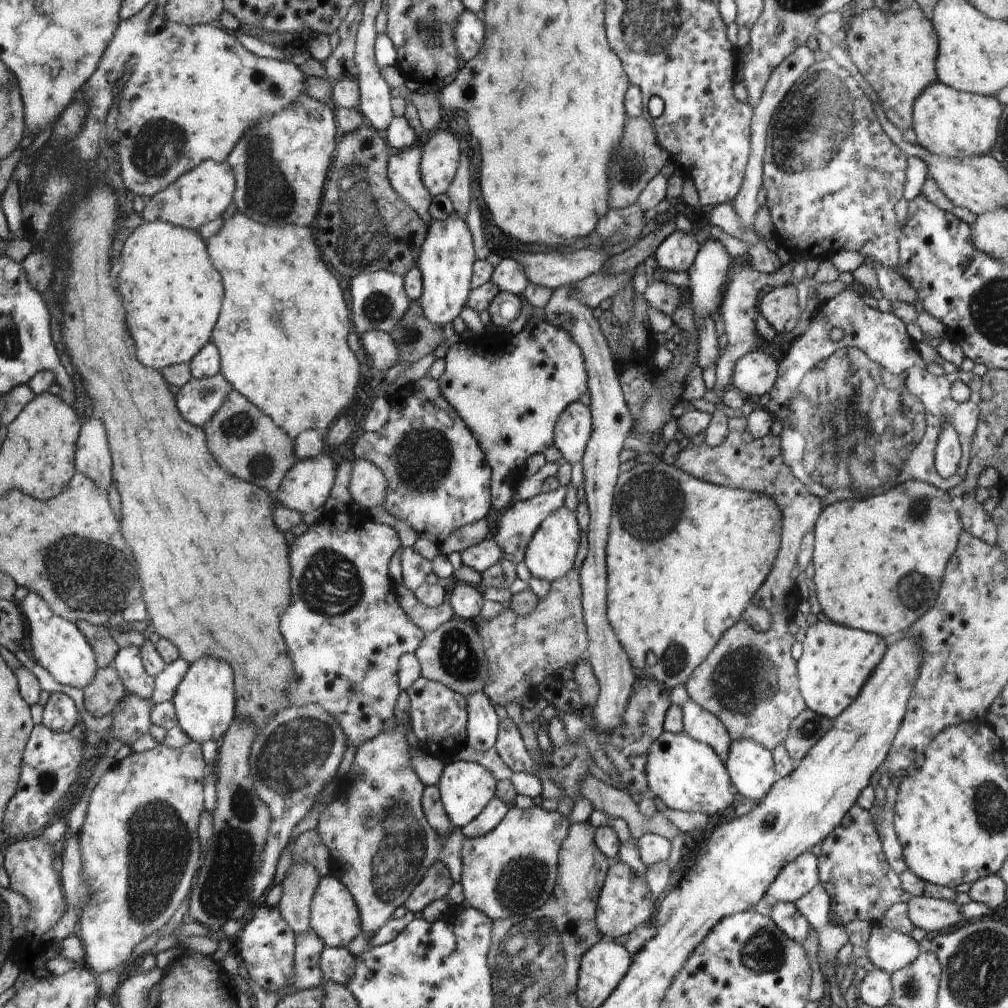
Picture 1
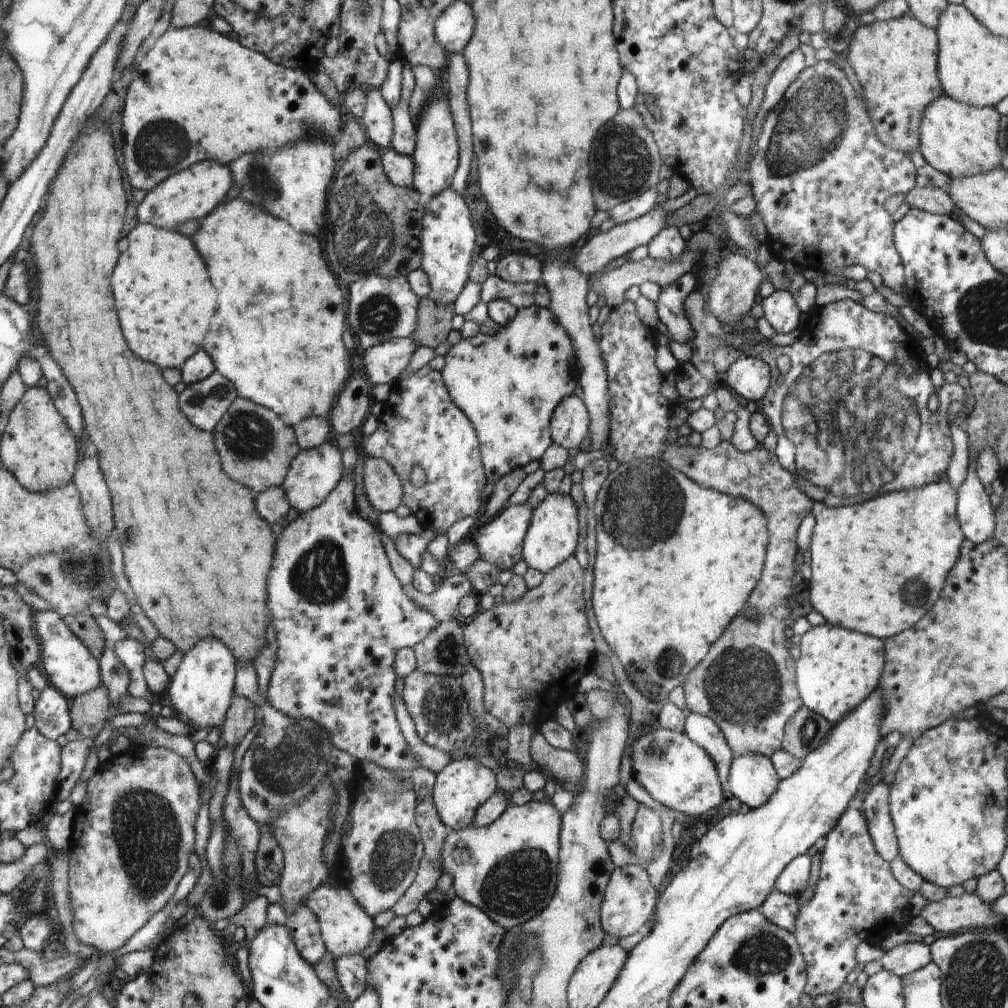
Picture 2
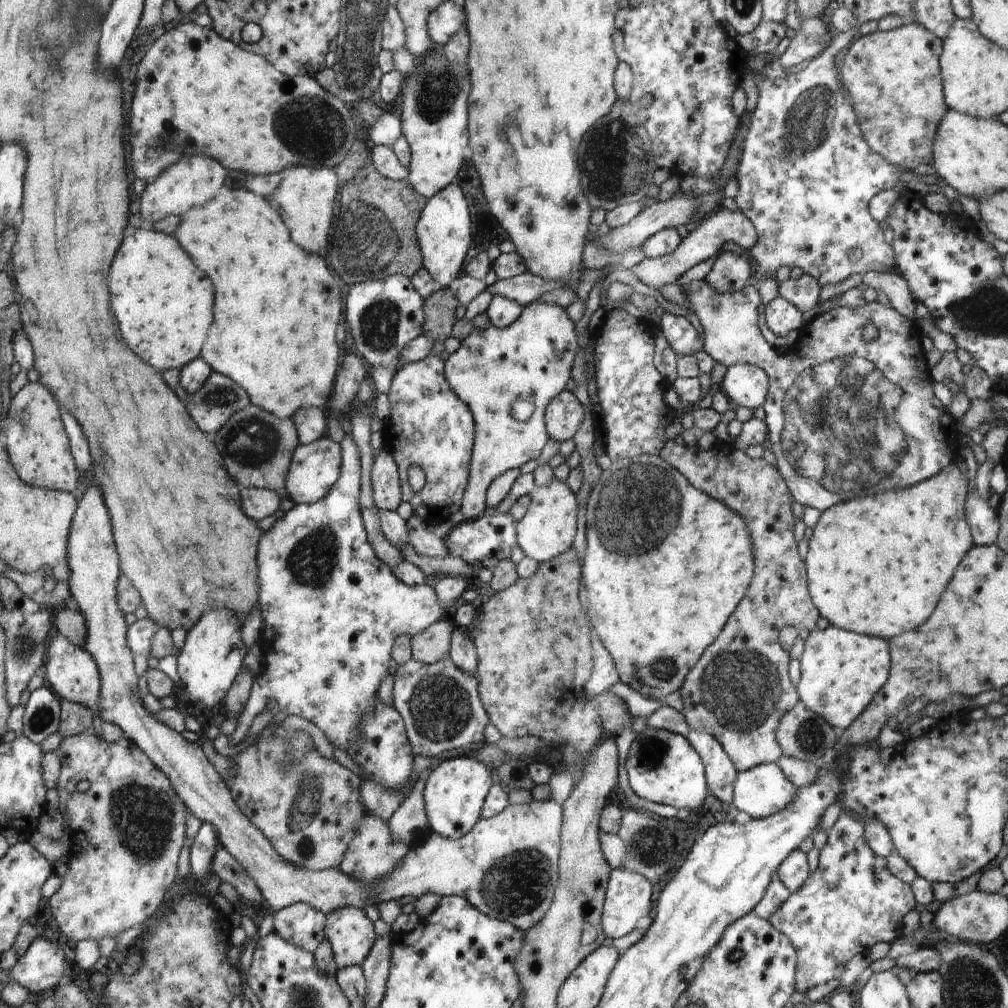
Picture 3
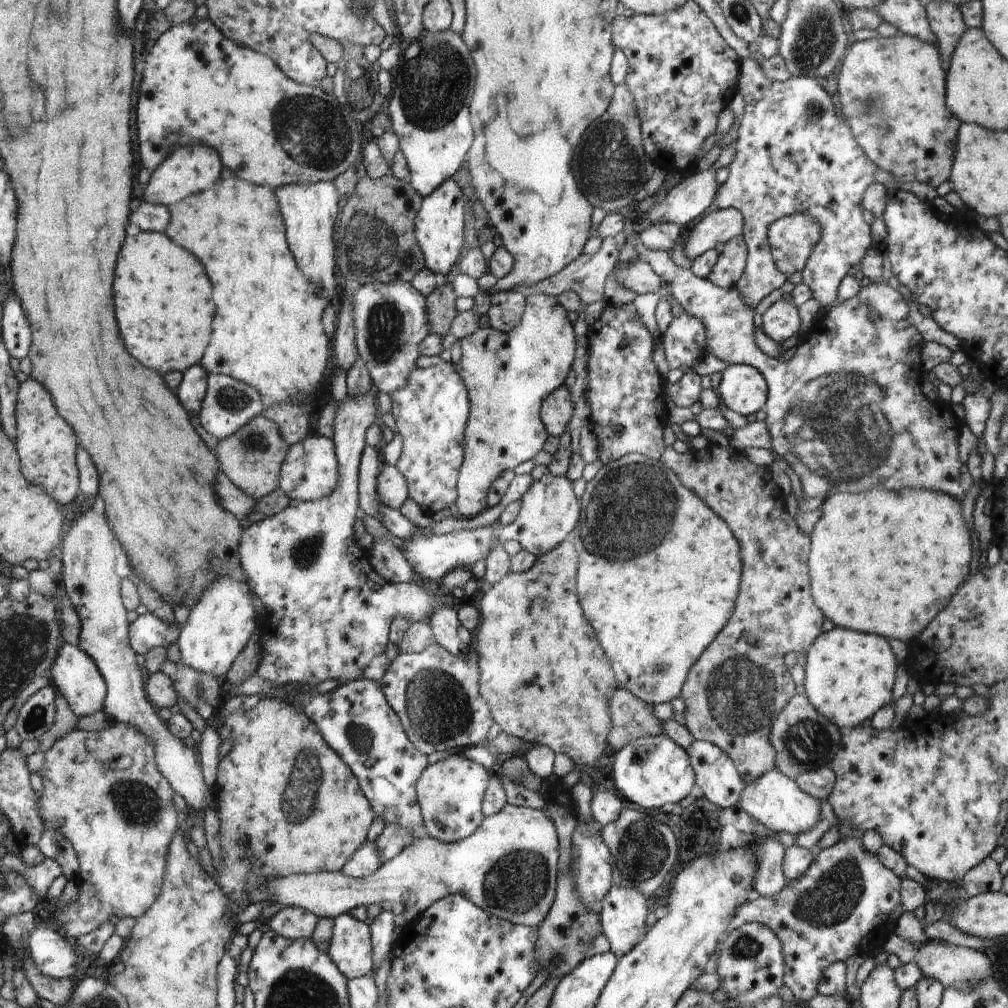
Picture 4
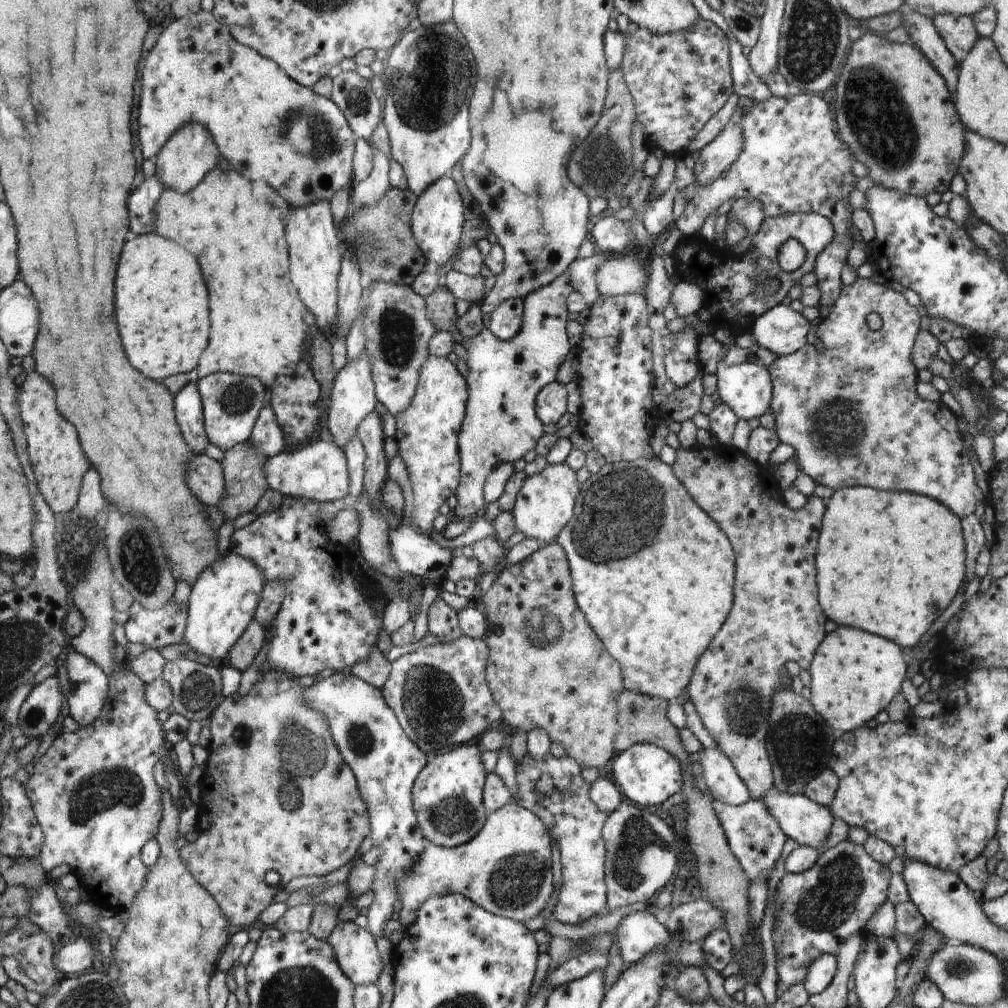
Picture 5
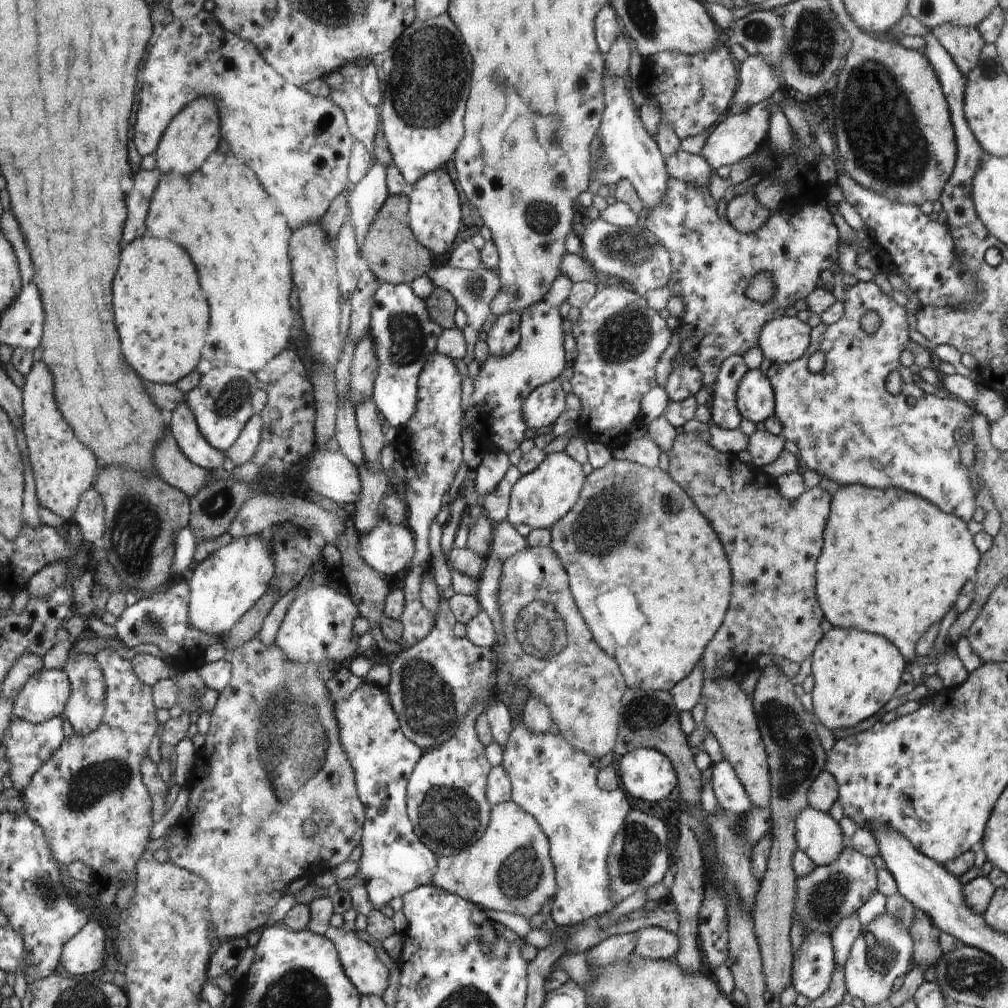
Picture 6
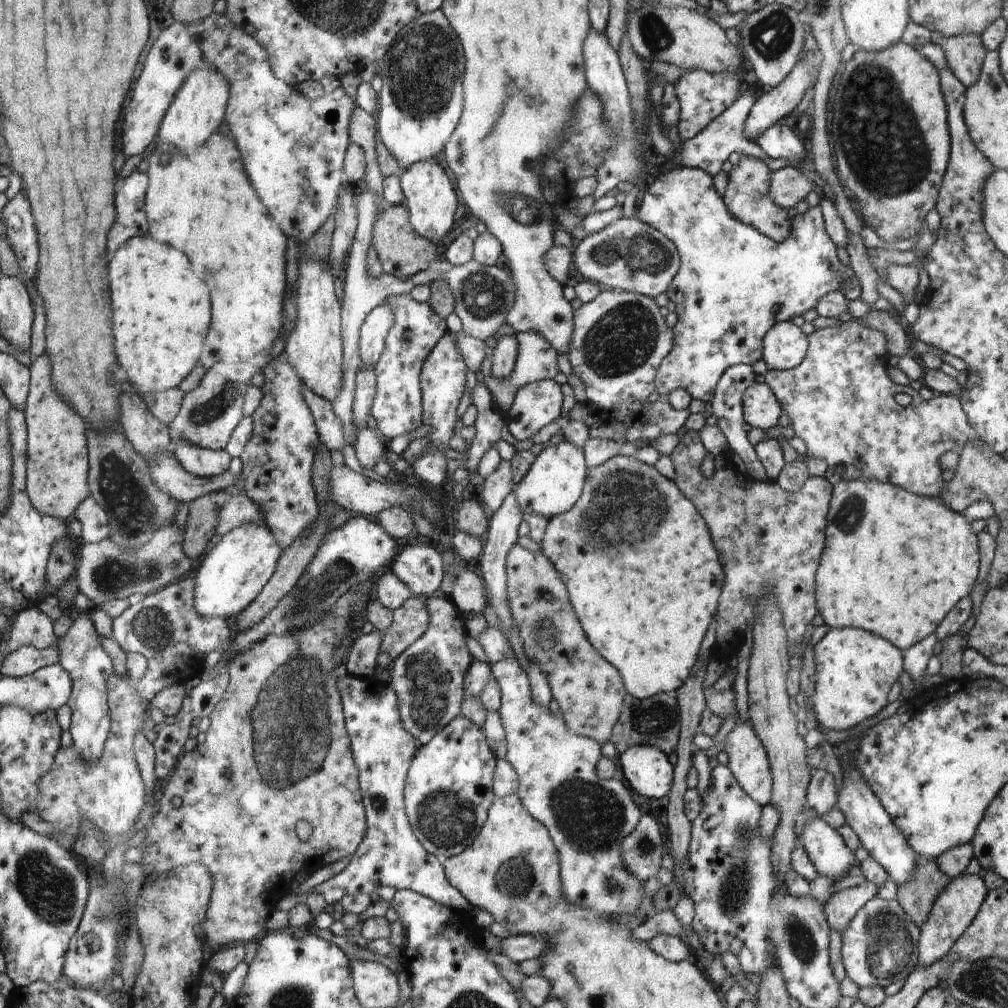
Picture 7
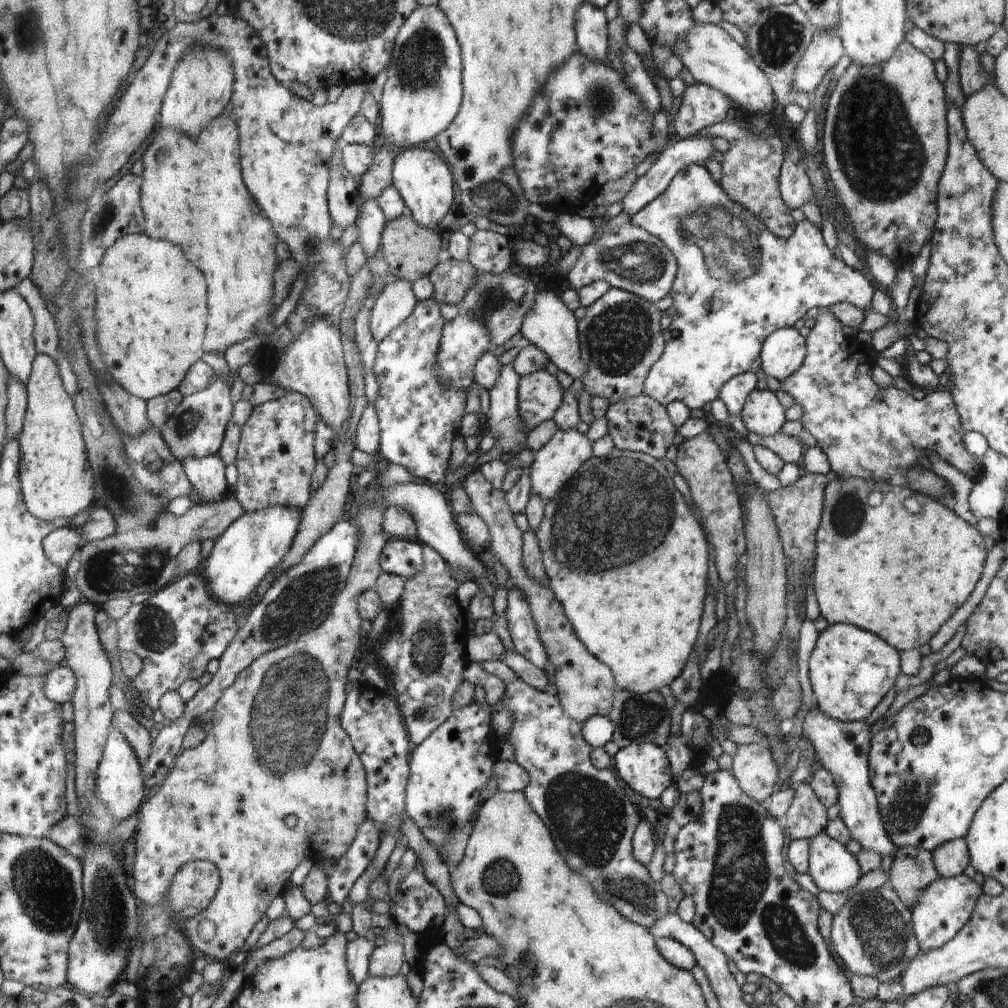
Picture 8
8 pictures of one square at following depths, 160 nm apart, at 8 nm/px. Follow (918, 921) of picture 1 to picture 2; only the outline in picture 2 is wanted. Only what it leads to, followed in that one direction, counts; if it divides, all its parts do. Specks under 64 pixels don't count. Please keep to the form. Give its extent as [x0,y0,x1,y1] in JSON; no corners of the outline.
[919,892,1006,934]

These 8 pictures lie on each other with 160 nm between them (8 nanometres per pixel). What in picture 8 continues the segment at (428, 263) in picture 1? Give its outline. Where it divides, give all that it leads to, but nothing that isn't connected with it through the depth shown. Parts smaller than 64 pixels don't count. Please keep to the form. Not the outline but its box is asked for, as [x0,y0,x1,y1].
[391,147,454,227]

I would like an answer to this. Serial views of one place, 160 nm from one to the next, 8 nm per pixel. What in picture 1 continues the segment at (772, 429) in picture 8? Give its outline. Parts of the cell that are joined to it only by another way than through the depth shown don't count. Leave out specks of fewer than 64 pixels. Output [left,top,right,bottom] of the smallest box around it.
[731,347,776,397]

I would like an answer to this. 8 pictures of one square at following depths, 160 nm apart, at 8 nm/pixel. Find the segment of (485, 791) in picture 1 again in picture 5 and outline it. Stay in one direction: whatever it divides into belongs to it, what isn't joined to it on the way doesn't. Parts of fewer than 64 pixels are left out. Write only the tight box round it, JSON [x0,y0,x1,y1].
[412,741,488,847]

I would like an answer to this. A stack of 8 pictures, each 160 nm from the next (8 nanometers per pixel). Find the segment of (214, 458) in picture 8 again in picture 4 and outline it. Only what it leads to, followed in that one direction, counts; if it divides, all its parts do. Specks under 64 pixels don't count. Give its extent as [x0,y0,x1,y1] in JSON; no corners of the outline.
[178,364,210,414]

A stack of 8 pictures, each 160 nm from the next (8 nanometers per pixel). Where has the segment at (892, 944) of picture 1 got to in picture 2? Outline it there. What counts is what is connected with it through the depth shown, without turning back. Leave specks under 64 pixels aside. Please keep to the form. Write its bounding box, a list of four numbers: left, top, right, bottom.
[880,942,932,977]

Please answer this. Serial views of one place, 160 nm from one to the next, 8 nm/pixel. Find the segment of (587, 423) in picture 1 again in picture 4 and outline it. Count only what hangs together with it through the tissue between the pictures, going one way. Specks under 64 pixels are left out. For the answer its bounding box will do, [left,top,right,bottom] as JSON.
[543,385,572,437]

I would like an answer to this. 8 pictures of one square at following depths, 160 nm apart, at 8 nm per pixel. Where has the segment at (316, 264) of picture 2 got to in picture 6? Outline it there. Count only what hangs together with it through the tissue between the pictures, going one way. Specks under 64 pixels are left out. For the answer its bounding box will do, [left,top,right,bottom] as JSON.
[146,152,294,375]

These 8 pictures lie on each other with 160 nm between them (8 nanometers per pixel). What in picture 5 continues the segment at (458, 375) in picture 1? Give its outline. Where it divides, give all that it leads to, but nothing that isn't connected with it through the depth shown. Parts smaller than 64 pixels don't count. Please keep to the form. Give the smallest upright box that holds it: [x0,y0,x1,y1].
[451,270,574,521]

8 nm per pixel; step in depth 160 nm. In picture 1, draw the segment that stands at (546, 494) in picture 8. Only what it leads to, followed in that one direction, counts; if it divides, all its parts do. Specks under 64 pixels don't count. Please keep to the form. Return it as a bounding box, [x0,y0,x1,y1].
[524,506,580,584]

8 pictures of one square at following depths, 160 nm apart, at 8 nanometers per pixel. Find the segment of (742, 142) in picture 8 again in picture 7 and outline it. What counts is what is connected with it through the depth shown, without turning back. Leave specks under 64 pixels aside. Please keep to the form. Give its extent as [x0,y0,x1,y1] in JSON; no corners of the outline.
[724,154,792,243]

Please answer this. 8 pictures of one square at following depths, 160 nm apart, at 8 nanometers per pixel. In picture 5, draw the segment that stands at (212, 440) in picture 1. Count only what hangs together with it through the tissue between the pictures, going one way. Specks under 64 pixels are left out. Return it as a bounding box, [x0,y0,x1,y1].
[215,440,270,522]

